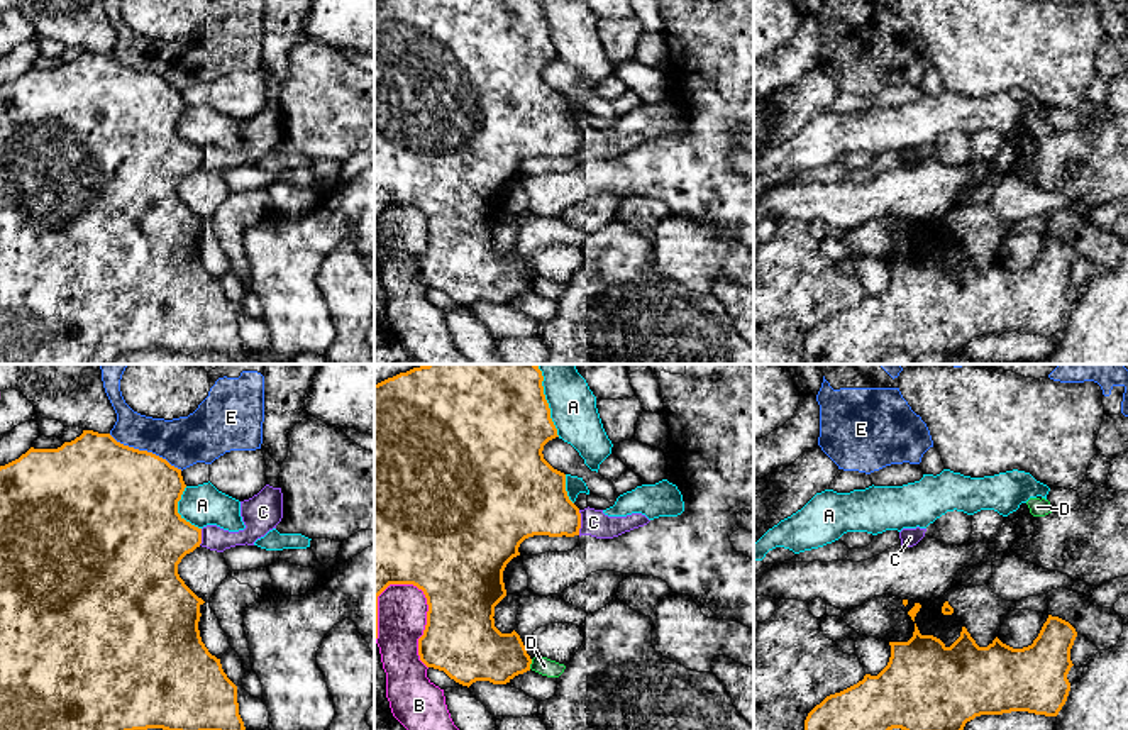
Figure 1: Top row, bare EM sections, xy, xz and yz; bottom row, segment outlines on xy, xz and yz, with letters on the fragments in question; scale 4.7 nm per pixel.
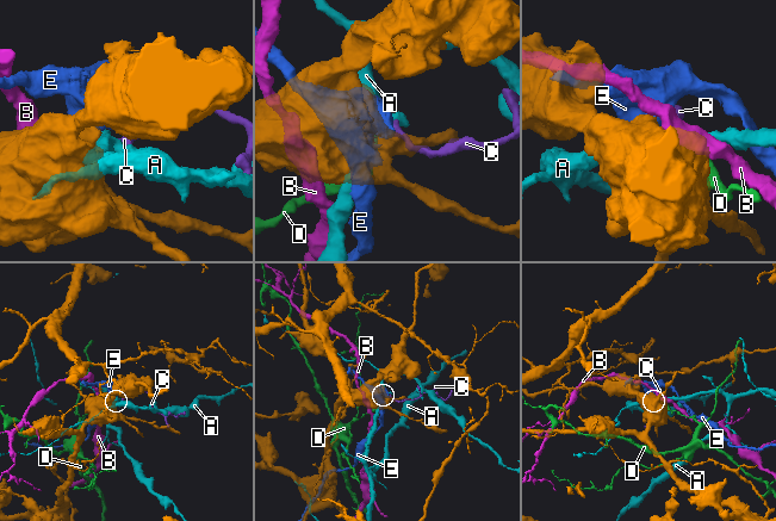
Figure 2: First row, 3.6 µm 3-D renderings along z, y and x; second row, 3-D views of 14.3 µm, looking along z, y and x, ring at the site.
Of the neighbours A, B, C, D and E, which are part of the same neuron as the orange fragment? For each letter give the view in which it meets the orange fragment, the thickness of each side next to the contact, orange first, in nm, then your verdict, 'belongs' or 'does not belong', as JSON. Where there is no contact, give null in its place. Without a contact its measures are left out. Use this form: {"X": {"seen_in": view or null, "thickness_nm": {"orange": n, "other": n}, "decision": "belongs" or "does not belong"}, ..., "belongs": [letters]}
{"A": {"seen_in": "xz", "thickness_nm": {"orange": 460, "other": 220}, "decision": "does not belong"}, "B": {"seen_in": "xz", "thickness_nm": {"orange": 400, "other": 240}, "decision": "does not belong"}, "C": {"seen_in": "xz", "thickness_nm": {"orange": 340, "other": 130}, "decision": "does not belong"}, "D": {"seen_in": "xz", "thickness_nm": {"orange": 280, "other": 90}, "decision": "does not belong"}, "E": {"seen_in": "xy", "thickness_nm": {"orange": 480, "other": 240}, "decision": "does not belong"}, "belongs": []}

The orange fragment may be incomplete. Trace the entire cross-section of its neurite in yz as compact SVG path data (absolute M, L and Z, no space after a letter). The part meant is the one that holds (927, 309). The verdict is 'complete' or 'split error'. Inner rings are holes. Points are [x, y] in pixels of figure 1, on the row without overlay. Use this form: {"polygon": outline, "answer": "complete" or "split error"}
{"polygon": "M1048 235L1031 266L1013 269L998 257L979 268L965 247L960 257L947 268L933 256L921 256L916 244L908 263L889 263L891 278L877 295L865 295L857 305L827 317L805 340L806 364L876 364L889 351L901 349L915 359L921 354L954 357L967 342L981 335L1028 332L1057 337L1067 322L1070 303L1067 295L1074 286L1070 269L1075 249Z", "answer": "complete"}

